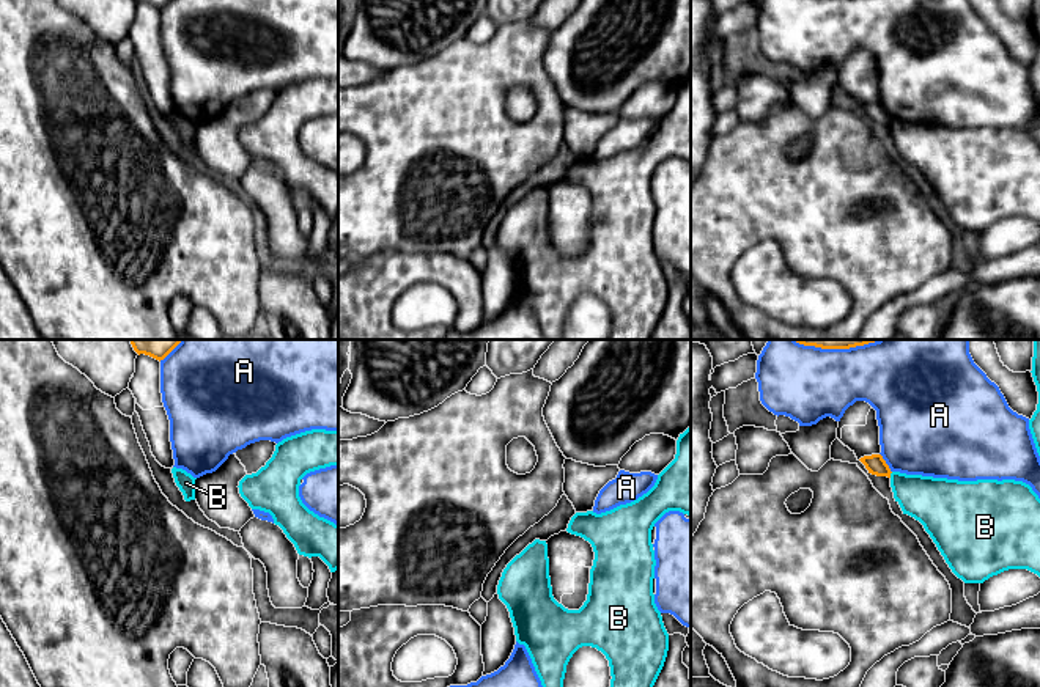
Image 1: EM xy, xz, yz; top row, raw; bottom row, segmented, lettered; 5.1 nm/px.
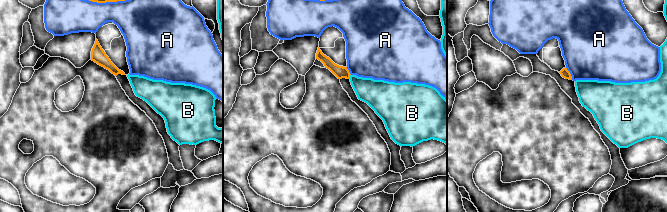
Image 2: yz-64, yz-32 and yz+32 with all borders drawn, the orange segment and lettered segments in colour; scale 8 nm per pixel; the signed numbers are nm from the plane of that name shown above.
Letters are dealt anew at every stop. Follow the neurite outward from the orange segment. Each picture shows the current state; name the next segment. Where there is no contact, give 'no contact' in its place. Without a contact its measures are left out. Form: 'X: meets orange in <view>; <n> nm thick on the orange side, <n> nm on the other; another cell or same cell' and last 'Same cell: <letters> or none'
A: meets orange in yz; 100 nm thick on the orange side, 380 nm on the other; another cell
B: meets orange in yz; 100 nm thick on the orange side, 240 nm on the other; another cell
Same cell: none

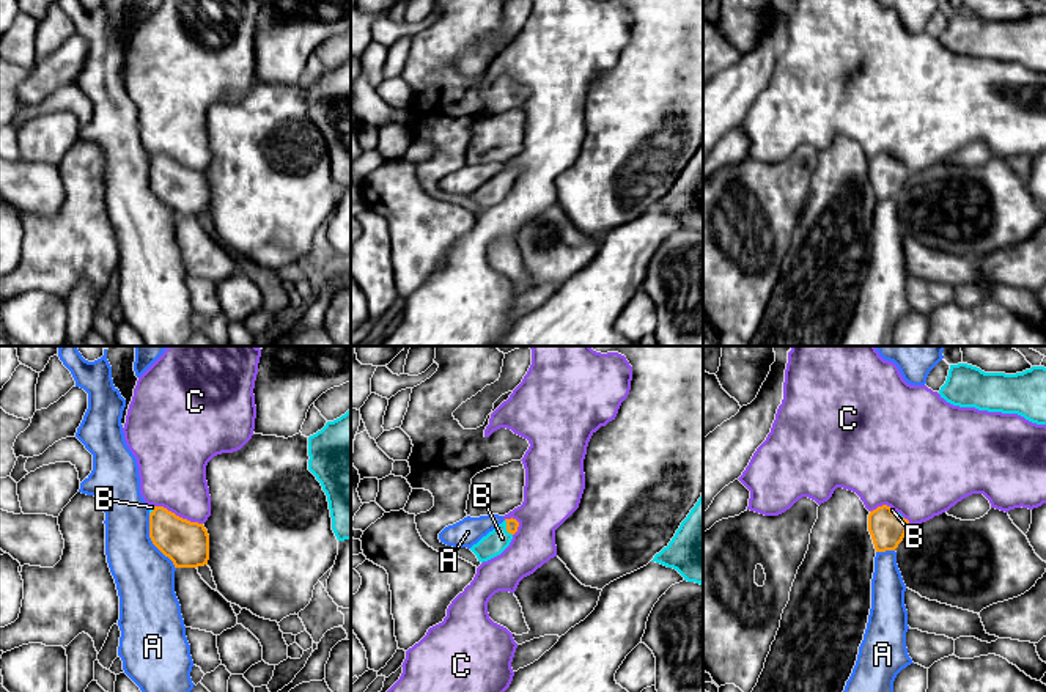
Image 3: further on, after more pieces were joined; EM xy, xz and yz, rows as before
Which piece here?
A: meets orange in xy; 220 nm thick on the orange side, 300 nm on the other; another cell
B: meets orange in xz; 60 nm thick on the orange side, 120 nm on the other; same cell
C: meets orange in xy; 220 nm thick on the orange side, 340 nm on the other; another cell
Same cell: B

